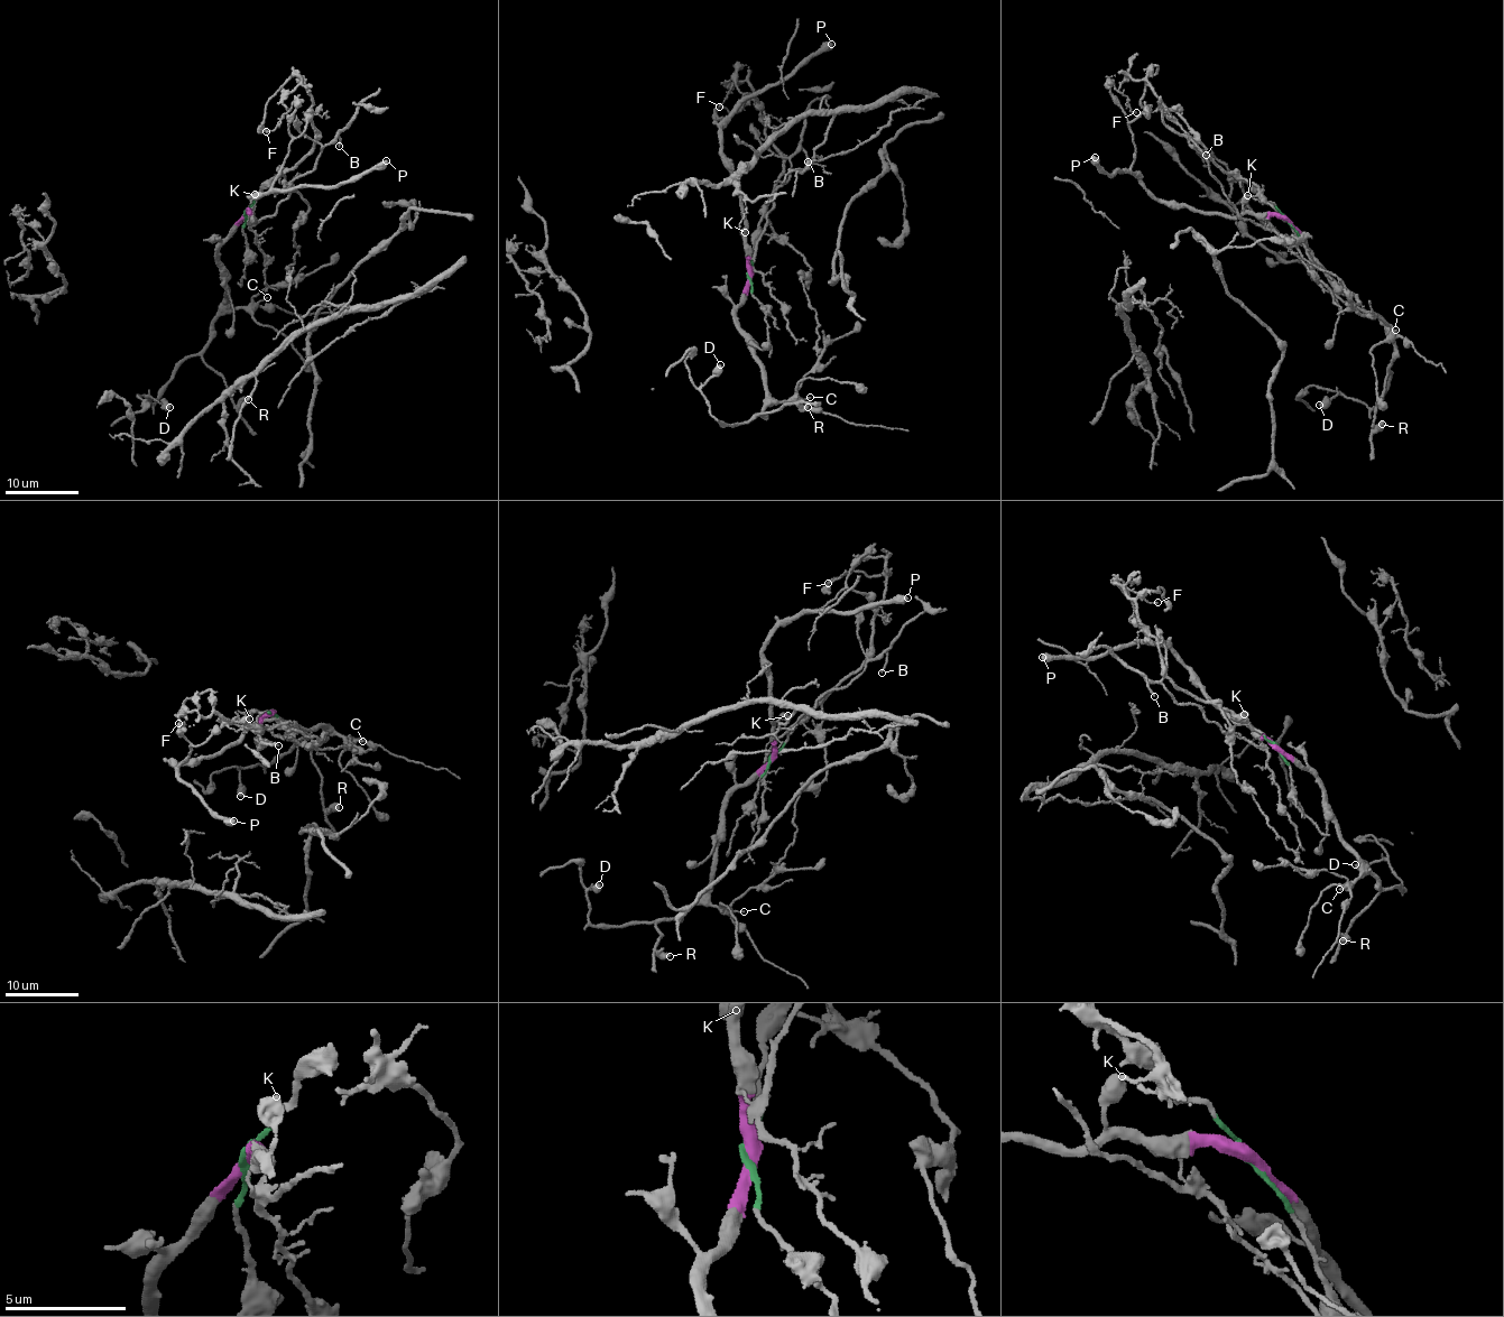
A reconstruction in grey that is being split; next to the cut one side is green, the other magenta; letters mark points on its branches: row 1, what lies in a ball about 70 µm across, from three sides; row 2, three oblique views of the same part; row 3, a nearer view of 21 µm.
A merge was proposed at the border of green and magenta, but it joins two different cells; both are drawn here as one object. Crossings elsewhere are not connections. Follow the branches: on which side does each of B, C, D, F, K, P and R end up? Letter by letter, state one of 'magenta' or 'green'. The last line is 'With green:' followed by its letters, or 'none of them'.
B: green
C: magenta
D: magenta
F: green
K: magenta
P: magenta
R: magenta
With green: B, F

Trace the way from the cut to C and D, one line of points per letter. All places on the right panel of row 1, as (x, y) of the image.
C: (1286, 220), (1321, 271), (1393, 334), (1395, 330)
D: (1286, 220), (1321, 271), (1384, 326), (1393, 345), (1389, 390), (1382, 400), (1372, 407), (1335, 393), (1318, 405)

